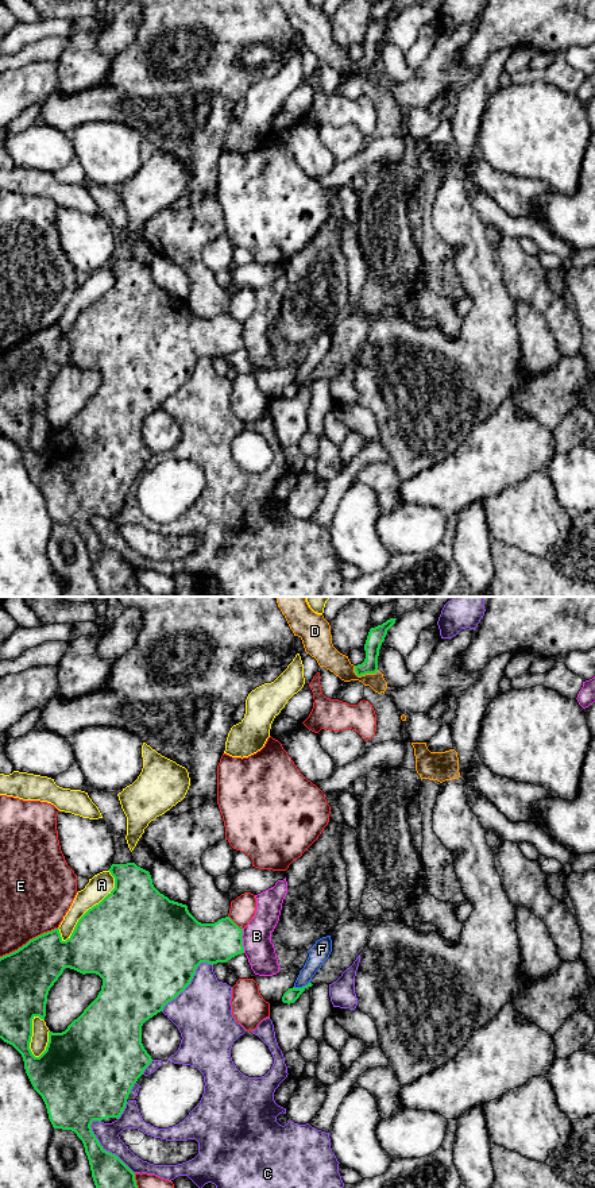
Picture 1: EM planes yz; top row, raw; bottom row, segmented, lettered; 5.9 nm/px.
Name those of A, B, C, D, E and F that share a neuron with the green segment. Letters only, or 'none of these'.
none of these

